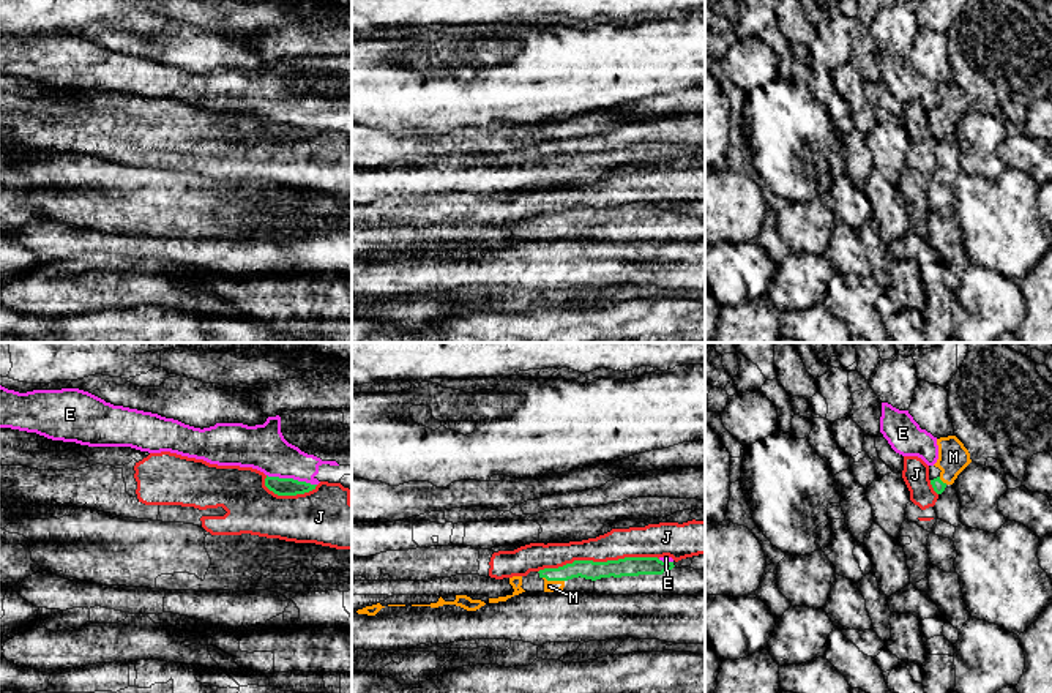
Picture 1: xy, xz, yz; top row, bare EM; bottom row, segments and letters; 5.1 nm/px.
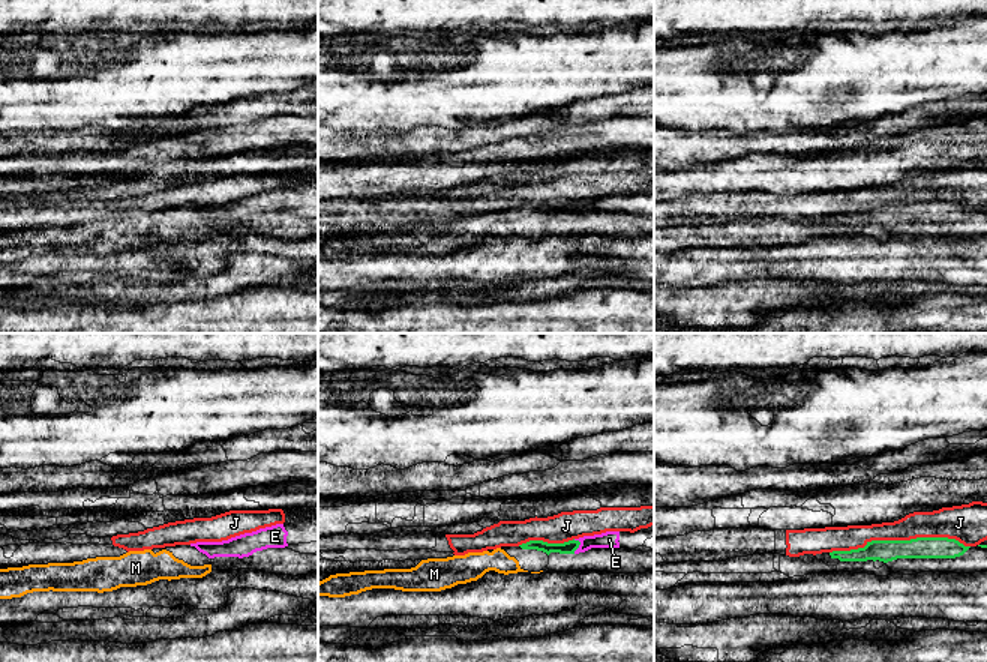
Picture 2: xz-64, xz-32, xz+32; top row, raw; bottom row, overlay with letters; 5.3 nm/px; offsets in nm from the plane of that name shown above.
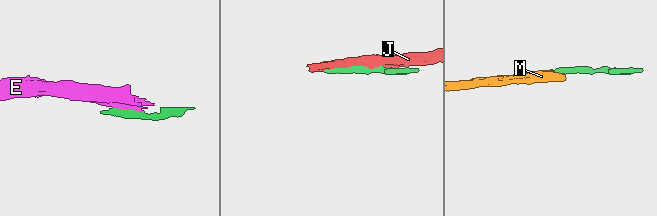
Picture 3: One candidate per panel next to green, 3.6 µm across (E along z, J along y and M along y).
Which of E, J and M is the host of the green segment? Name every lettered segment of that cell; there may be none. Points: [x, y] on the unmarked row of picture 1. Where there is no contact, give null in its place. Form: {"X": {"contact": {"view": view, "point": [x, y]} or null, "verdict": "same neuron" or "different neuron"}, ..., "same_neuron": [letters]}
{"E": {"contact": {"view": "xy", "point": [292, 125]}, "verdict": "different neuron"}, "J": {"contact": {"view": "xz", "point": [598, 209]}, "verdict": "different neuron"}, "M": {"contact": {"view": "xz", "point": [554, 226]}, "verdict": "same neuron"}, "same_neuron": ["M"]}

